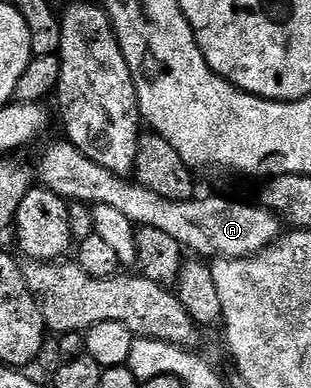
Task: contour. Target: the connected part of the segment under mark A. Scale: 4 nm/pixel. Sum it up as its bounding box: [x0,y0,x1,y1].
[39,140,283,260]

